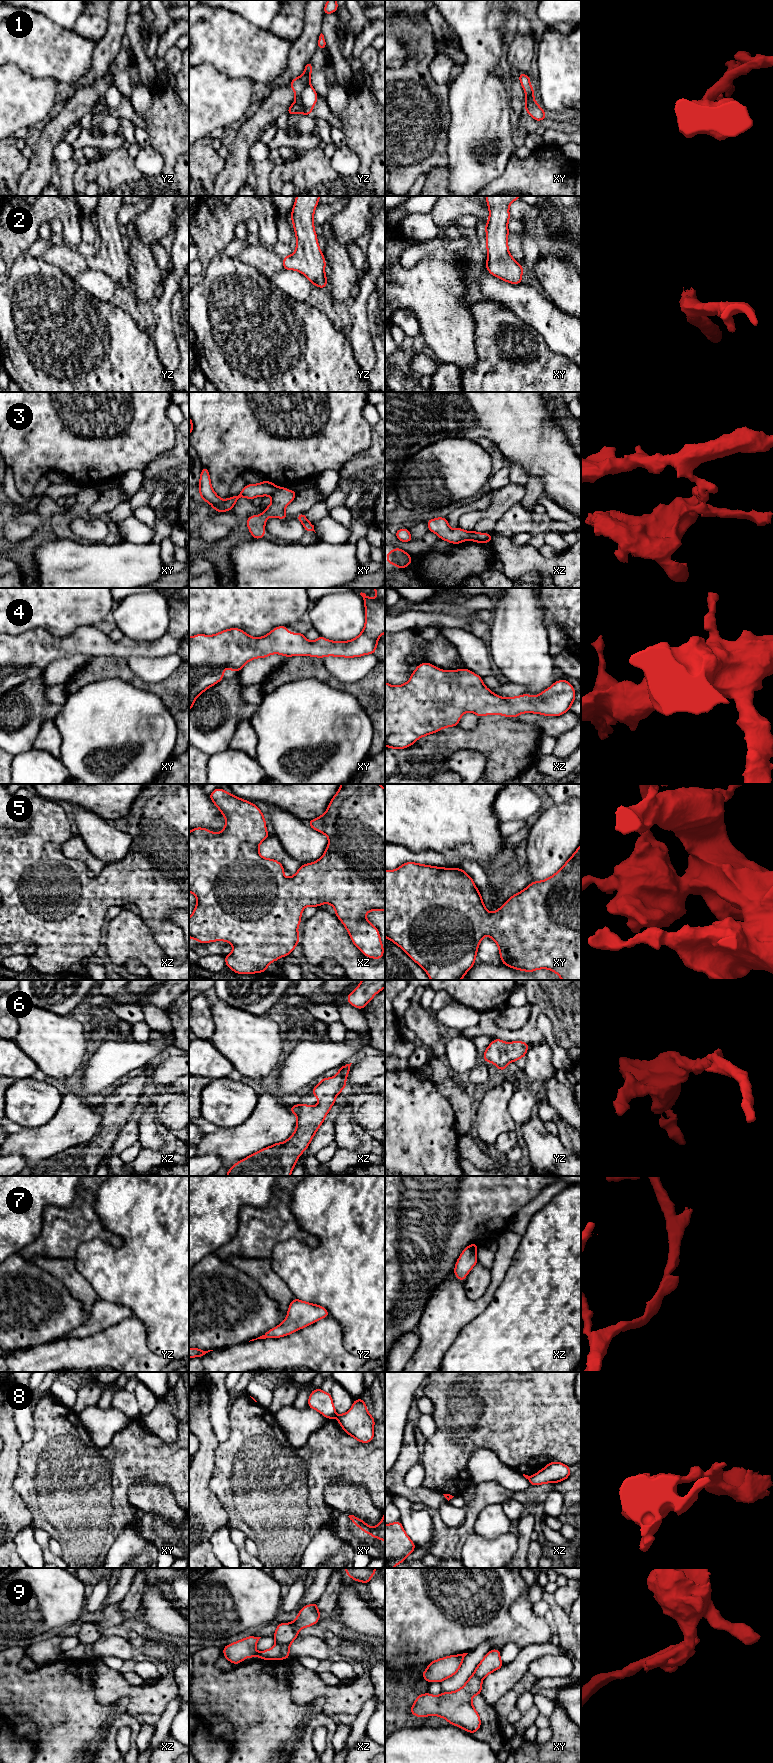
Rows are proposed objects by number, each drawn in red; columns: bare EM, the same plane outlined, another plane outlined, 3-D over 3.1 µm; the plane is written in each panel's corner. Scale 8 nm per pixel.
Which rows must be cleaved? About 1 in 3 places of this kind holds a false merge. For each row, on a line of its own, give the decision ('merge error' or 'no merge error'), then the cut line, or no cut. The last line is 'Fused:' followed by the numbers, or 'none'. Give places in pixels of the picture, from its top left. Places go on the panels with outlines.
1: merge error; cut in yz along (303, 74), (306, 83), (301, 94), (301, 104), (311, 110)
2: no merge error; no cut
3: merge error; cut in xy along (277, 487), (272, 495)
4: no merge error; no cut
5: no merge error; no cut
6: no merge error; no cut
7: no merge error; no cut
8: merge error; cut in xy along (336, 1415), (334, 1417)
9: merge error; cut in xz along (276, 1641), (280, 1646), (280, 1653), (283, 1658)
Fused: 1, 3, 8, 9

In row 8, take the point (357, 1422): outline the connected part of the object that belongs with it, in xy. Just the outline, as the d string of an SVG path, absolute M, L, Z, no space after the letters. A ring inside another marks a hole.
M363 1398L353 1401L349 1411L335 1417L347 1435L361 1443L369 1443L374 1438L375 1420L368 1412Z

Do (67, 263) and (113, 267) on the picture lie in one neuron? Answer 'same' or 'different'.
same

